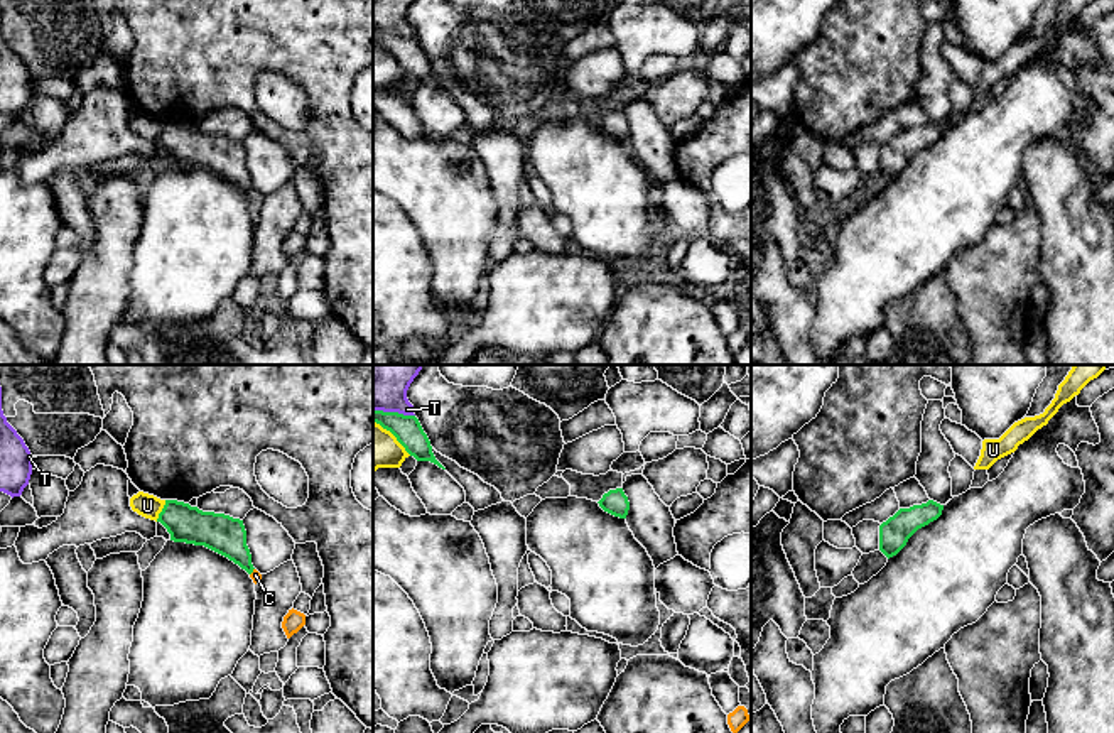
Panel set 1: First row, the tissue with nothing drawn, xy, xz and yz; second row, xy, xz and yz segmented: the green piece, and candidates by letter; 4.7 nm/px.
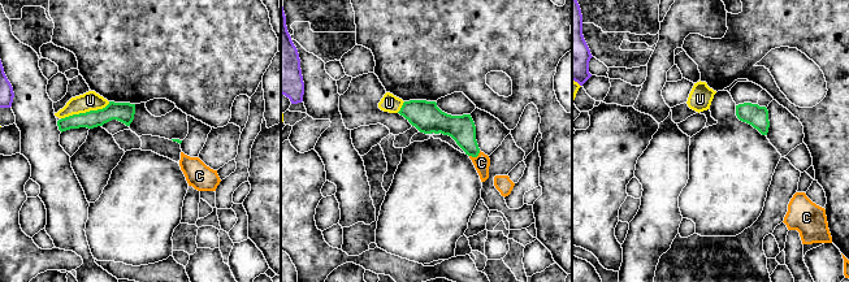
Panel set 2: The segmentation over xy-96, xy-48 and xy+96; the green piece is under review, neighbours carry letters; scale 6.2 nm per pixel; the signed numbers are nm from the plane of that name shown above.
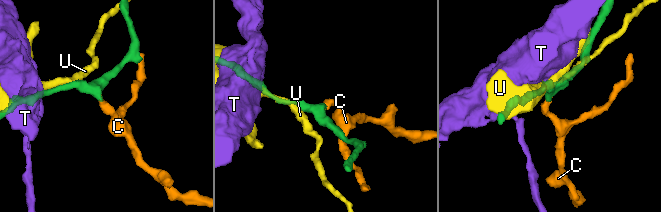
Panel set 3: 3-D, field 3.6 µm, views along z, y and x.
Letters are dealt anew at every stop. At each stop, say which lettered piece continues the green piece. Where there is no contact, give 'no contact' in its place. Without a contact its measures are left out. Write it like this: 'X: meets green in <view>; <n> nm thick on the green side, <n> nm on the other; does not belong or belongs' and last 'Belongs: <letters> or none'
C: meets green in xy; 190 nm thick on the green side, 50 nm on the other; belongs
T: meets green in xz; 140 nm thick on the green side, 160 nm on the other; does not belong
U: meets green in xy; 180 nm thick on the green side, 110 nm on the other; does not belong
Belongs: C

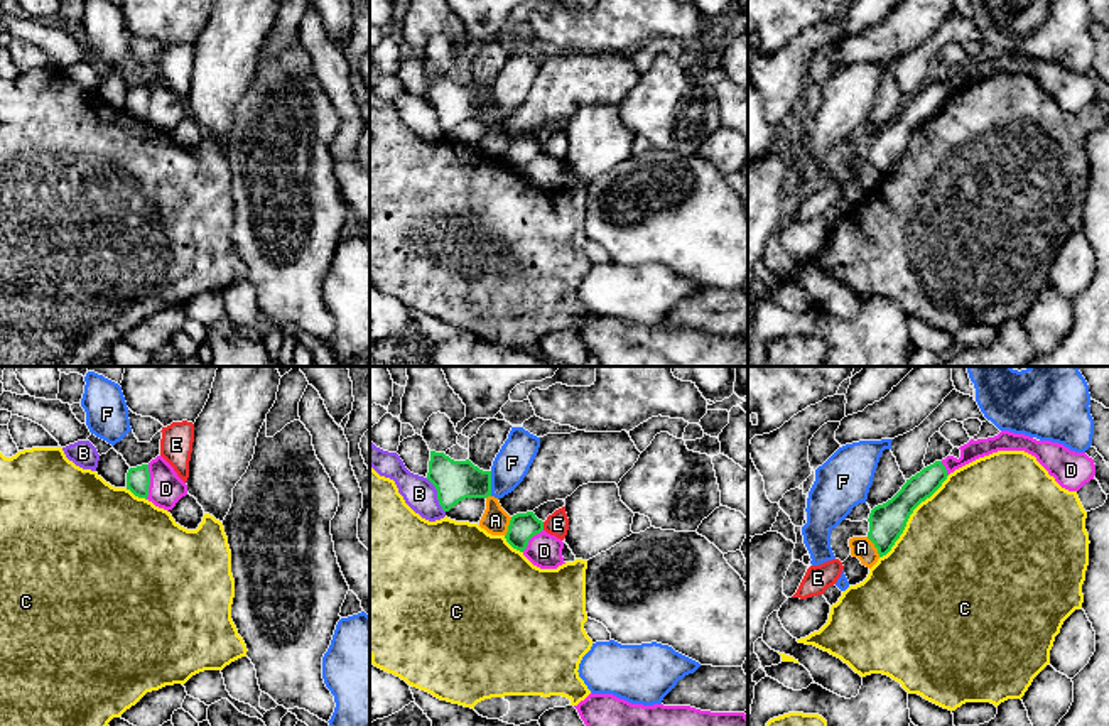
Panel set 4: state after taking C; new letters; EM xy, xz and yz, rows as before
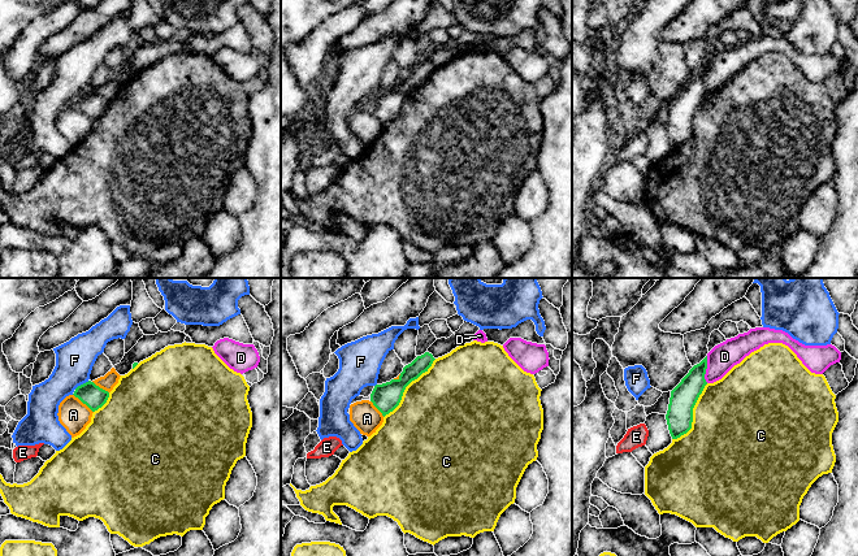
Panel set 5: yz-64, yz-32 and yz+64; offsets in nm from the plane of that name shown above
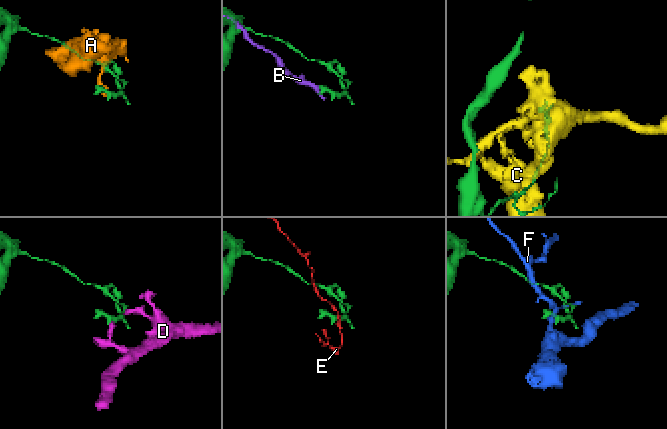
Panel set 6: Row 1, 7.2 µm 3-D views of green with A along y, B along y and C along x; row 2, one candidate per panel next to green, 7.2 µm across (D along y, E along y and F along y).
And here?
A: meets green in yz; 180 nm thick on the green side, 110 nm on the other; does not belong
B: meets green in xz; 190 nm thick on the green side, 160 nm on the other; does not belong
C: meets green in yz; 180 nm thick on the green side, 500 nm on the other; does not belong
D: meets green in xy; 110 nm thick on the green side, 160 nm on the other; does not belong
E: meets green in xz; 130 nm thick on the green side, 110 nm on the other; does not belong
F: meets green in xz; 190 nm thick on the green side, 170 nm on the other; does not belong
Belongs: none

